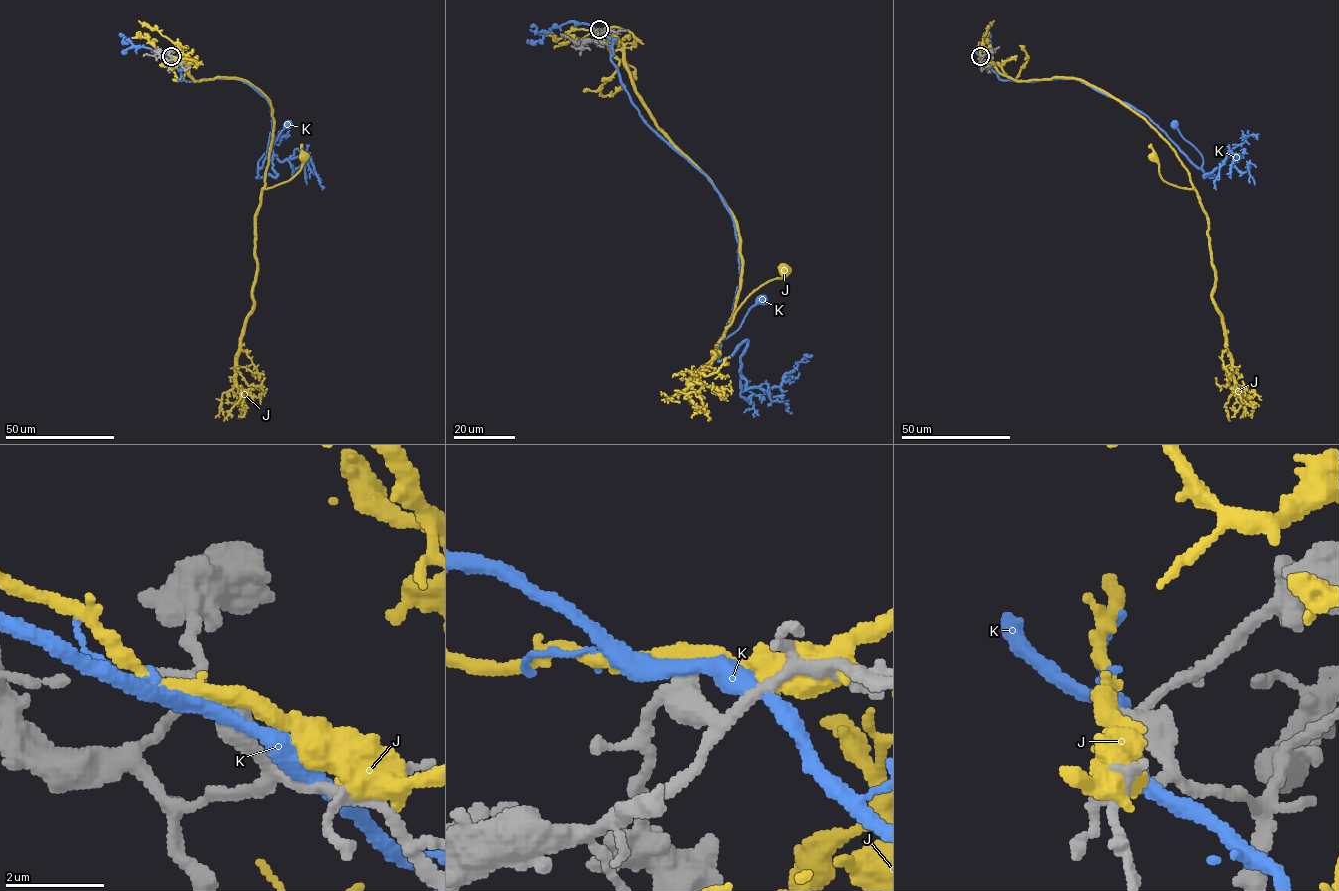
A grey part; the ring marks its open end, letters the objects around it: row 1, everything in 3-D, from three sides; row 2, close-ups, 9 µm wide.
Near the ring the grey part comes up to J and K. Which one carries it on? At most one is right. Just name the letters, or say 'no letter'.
no letter

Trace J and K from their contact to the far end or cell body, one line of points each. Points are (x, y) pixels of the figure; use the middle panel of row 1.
J: (599, 29), (632, 33), (624, 60), (634, 90), (735, 222), (741, 285), (729, 325), (783, 269)
K: (598, 30), (612, 41), (611, 61), (639, 116), (703, 173), (734, 224), (740, 285), (721, 340), (760, 298)

